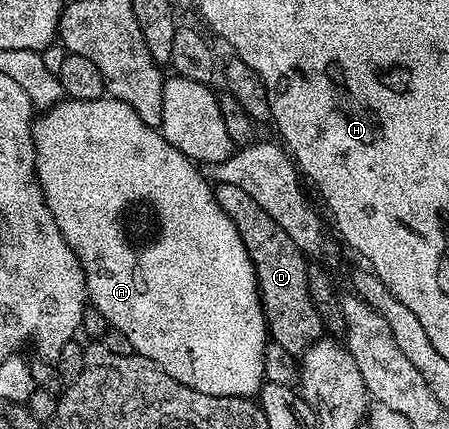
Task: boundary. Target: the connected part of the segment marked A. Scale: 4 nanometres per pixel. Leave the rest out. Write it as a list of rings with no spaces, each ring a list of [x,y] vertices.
[[[65,97],[49,110],[42,110],[33,125],[33,156],[37,162],[37,180],[43,189],[47,209],[51,209],[55,225],[59,225],[67,245],[71,245],[75,257],[79,257],[83,265],[85,290],[92,310],[103,313],[106,324],[119,329],[119,333],[123,333],[123,337],[131,341],[136,354],[155,361],[155,365],[175,377],[175,381],[208,395],[244,399],[256,396],[265,383],[263,353],[267,342],[265,314],[261,308],[261,295],[257,292],[257,278],[253,262],[239,237],[239,231],[217,204],[213,187],[203,174],[202,168],[183,153],[179,153],[179,149],[168,143],[158,128],[148,127],[143,121],[139,121],[139,113],[135,113],[131,105],[112,97],[102,97],[95,101]]]

